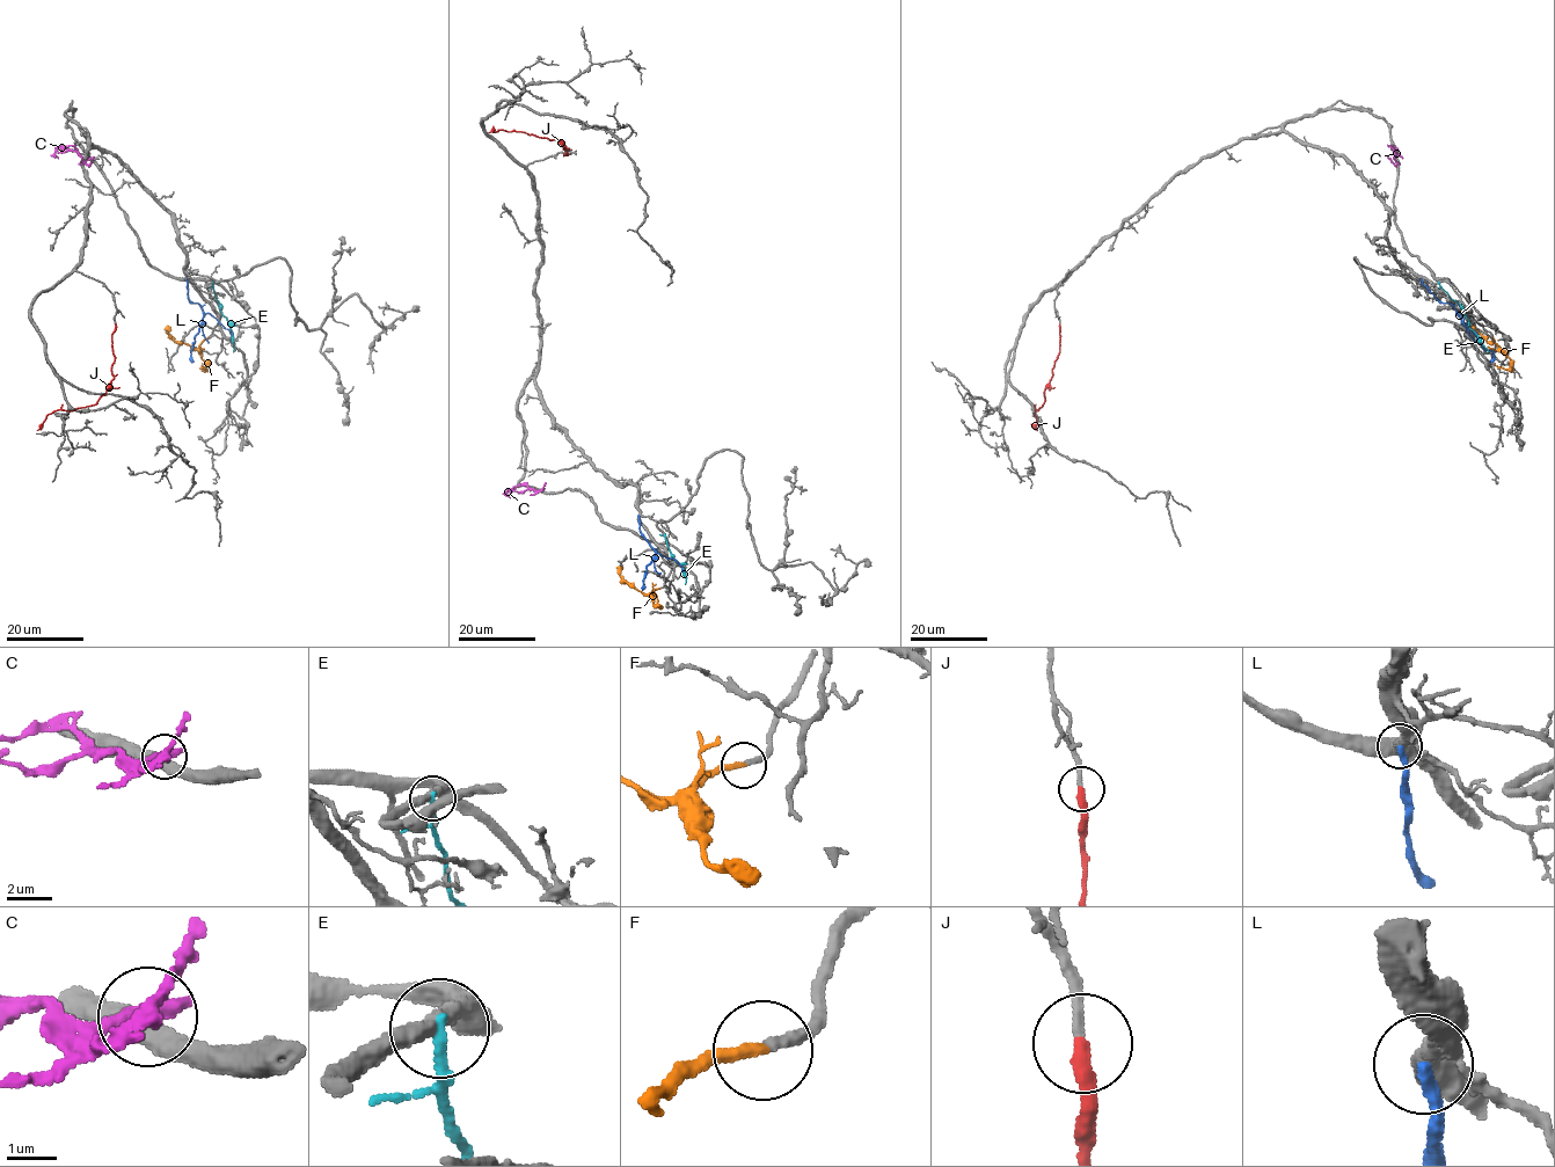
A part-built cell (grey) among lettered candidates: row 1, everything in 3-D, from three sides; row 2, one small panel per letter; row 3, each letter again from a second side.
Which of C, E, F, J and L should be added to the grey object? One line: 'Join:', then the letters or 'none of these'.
Join: F, J

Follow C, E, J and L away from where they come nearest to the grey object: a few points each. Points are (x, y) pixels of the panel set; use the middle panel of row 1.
C: (541, 490), (509, 490), (510, 497)
E: (664, 533), (672, 558), (685, 569), (685, 584)
J: (567, 154), (563, 155), (566, 146), (559, 140), (502, 129), (488, 132)
L: (639, 515), (640, 531), (655, 551), (655, 558), (647, 566), (644, 586)

